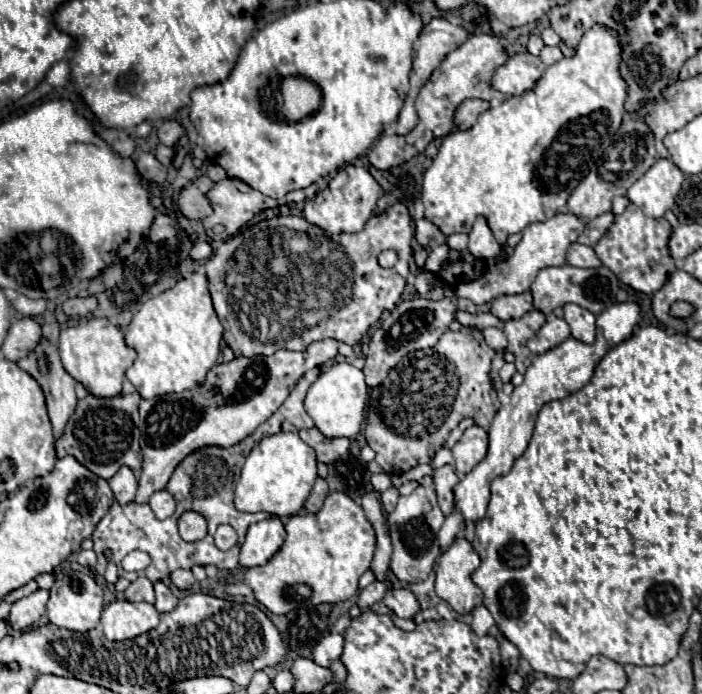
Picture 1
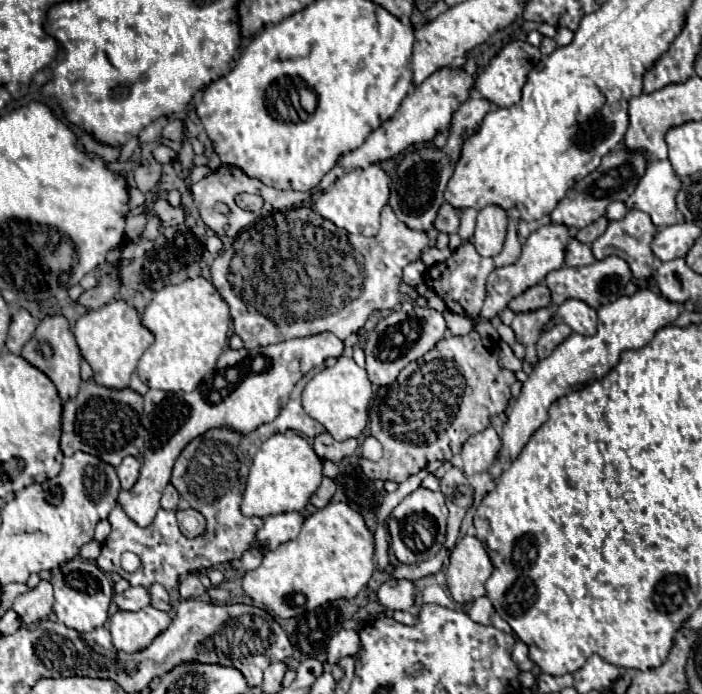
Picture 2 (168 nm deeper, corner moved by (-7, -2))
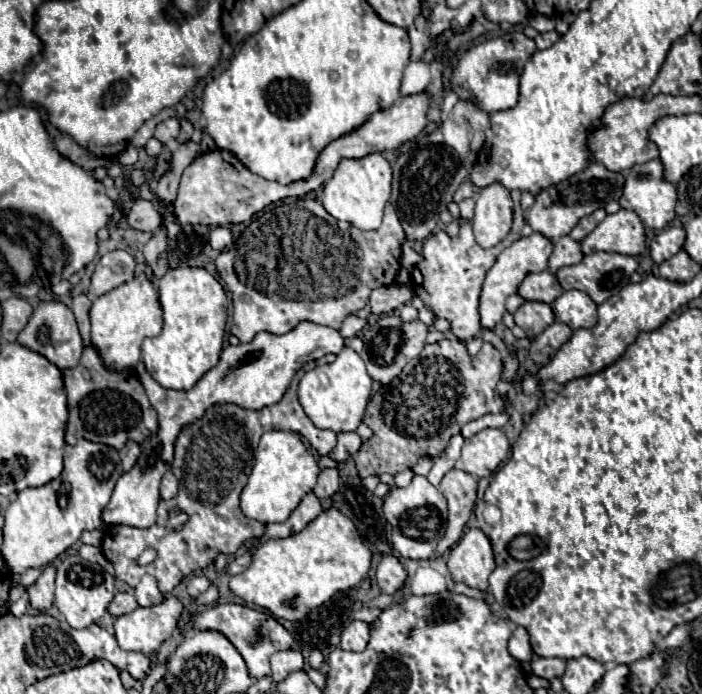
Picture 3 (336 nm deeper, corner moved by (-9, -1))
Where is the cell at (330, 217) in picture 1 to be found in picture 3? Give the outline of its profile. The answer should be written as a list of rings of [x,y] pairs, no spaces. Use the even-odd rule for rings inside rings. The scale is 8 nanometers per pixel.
[[[369,154],[361,160],[345,160],[323,186],[323,206],[333,218],[345,220],[359,230],[377,230],[391,194],[392,174],[389,162],[381,154]]]

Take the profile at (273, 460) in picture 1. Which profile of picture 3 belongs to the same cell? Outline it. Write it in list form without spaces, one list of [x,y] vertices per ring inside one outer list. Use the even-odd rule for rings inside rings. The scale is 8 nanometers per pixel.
[[[273,430],[261,436],[261,444],[255,454],[255,466],[249,476],[247,486],[241,492],[241,510],[247,518],[269,522],[285,522],[289,514],[297,508],[305,494],[309,494],[319,476],[321,468],[313,454],[303,444],[301,436],[295,432]]]

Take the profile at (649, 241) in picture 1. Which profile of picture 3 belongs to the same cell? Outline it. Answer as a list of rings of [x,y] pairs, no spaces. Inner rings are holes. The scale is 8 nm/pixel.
[[[619,210],[617,214],[607,214],[607,218],[581,242],[583,254],[593,254],[597,250],[619,252],[627,256],[645,254],[645,224],[631,210]]]

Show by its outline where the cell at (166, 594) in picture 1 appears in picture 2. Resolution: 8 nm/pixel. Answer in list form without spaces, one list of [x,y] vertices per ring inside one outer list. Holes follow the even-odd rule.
[[[153,583],[151,587],[149,587],[149,595],[151,595],[151,605],[155,607],[155,609],[161,609],[161,611],[171,611],[171,605],[169,605],[169,593],[165,591],[165,587],[163,585],[159,585],[159,583]]]

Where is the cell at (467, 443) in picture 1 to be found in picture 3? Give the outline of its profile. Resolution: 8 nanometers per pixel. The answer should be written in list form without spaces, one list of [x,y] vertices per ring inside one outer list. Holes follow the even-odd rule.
[[[485,428],[479,434],[475,434],[473,438],[465,440],[463,450],[461,450],[461,458],[459,458],[459,468],[465,470],[467,474],[477,476],[477,478],[491,476],[497,470],[497,466],[507,458],[507,454],[509,454],[507,436],[501,430],[497,430],[497,428]]]

